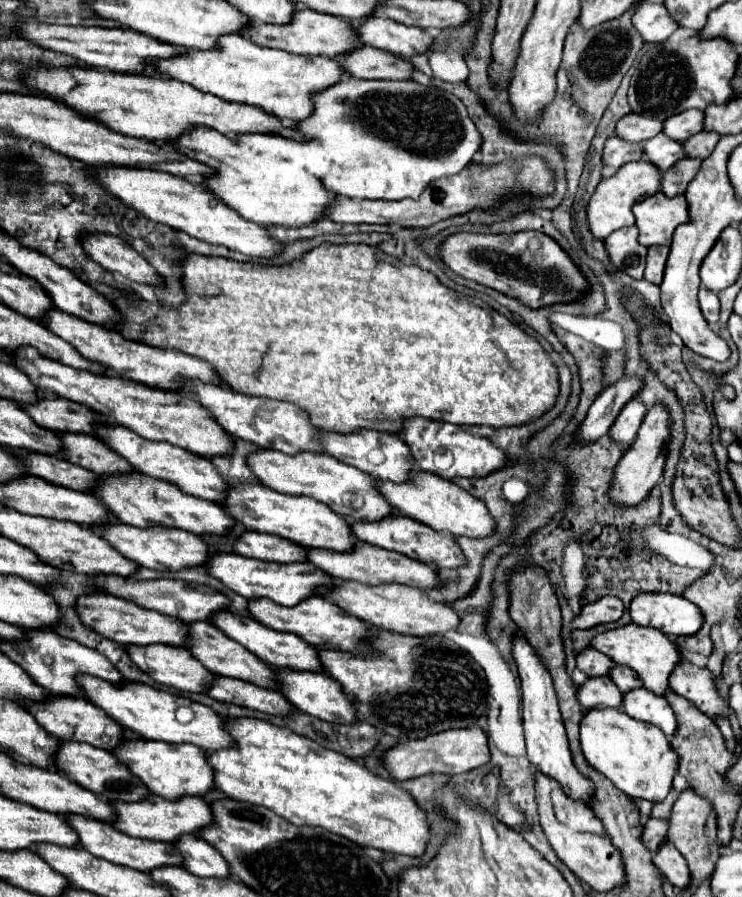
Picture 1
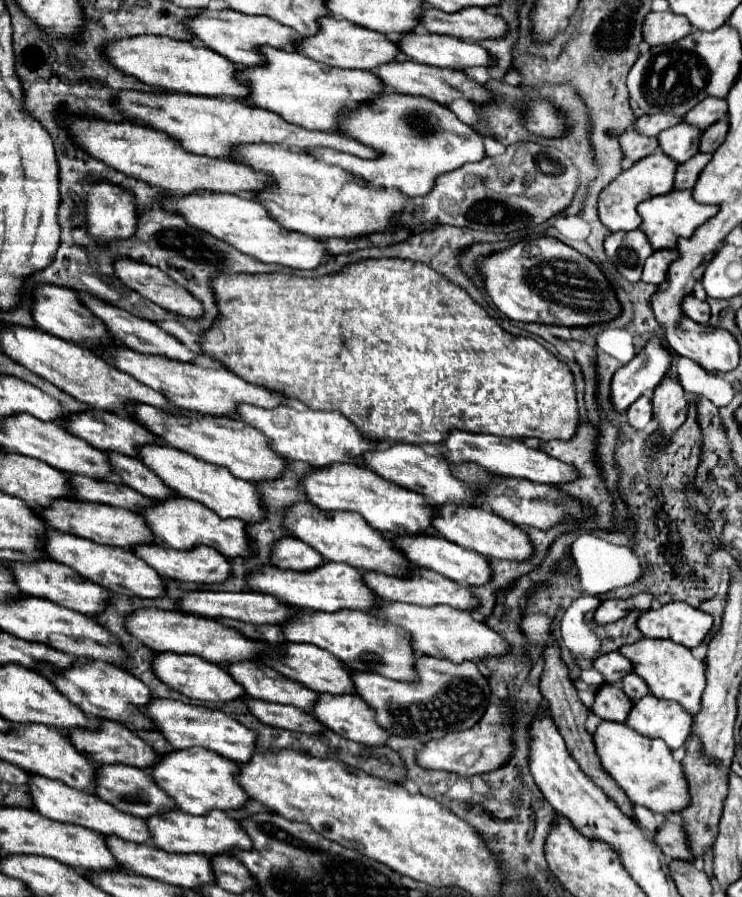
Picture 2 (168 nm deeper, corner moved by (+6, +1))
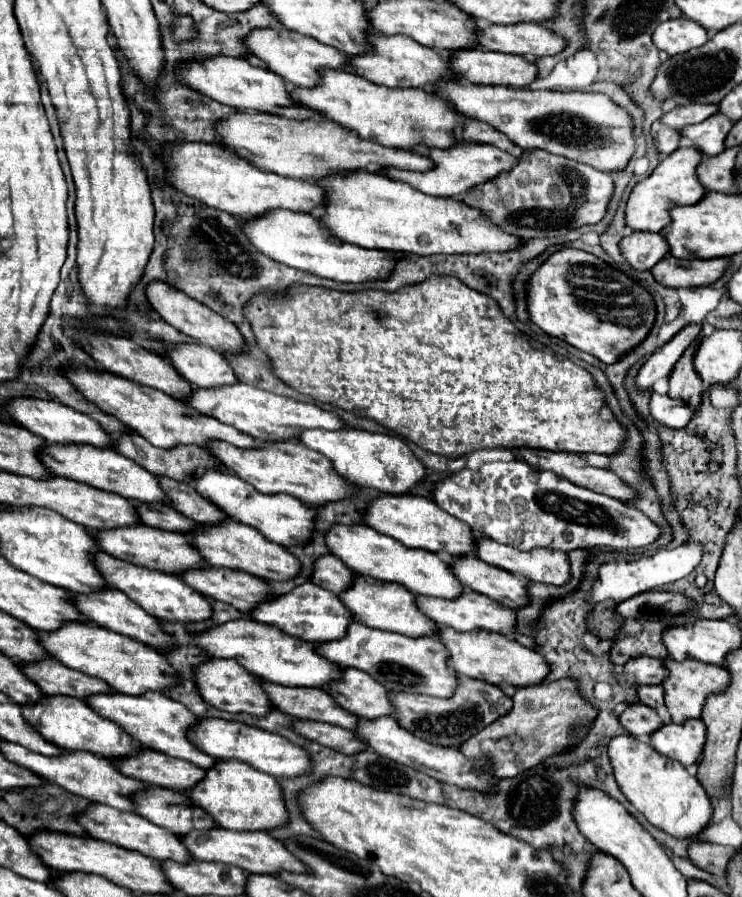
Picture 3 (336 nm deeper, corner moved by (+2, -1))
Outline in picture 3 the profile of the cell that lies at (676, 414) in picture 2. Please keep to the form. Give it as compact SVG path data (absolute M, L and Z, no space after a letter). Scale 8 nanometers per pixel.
M687 348L685 354L675 364L675 368L673 368L671 376L669 376L669 392L667 392L667 396L685 400L689 404L689 408L697 410L699 402L701 402L703 388L701 388L699 374L693 368L693 350L695 348Z

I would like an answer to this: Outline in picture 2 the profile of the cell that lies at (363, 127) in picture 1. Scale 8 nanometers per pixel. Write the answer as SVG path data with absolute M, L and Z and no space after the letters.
M397 92L383 94L383 98L377 98L371 106L361 106L361 110L345 114L339 122L339 132L379 150L381 156L375 160L363 160L359 156L329 148L309 150L309 154L323 158L323 162L343 166L343 170L351 170L351 174L357 174L369 182L379 180L385 186L395 186L411 198L429 194L437 176L453 172L467 162L481 162L485 158L483 136L477 130L463 124L447 106L439 106L437 102L421 96Z

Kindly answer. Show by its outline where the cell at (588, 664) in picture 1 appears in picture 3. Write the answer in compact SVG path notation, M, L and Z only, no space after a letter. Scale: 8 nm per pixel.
M649 656L631 658L623 666L623 672L635 676L637 686L639 684L661 684L663 678L667 676L667 672L663 668L663 660L661 658L649 658Z

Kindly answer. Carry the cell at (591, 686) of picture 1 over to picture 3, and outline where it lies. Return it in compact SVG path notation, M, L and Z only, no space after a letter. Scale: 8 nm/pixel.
M641 702L627 704L625 710L619 714L619 722L623 724L623 728L629 734L633 734L637 738L649 736L651 732L655 732L663 724L661 718L655 714L655 710L641 704Z

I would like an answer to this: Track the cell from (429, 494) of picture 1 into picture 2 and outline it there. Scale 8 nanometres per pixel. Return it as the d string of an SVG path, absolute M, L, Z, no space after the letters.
M441 506L439 518L435 518L435 530L439 530L439 534L449 542L479 552L485 558L525 562L533 556L533 544L527 532L519 526L503 522L501 518L495 518L495 514L487 514L487 510L455 510L453 506Z

